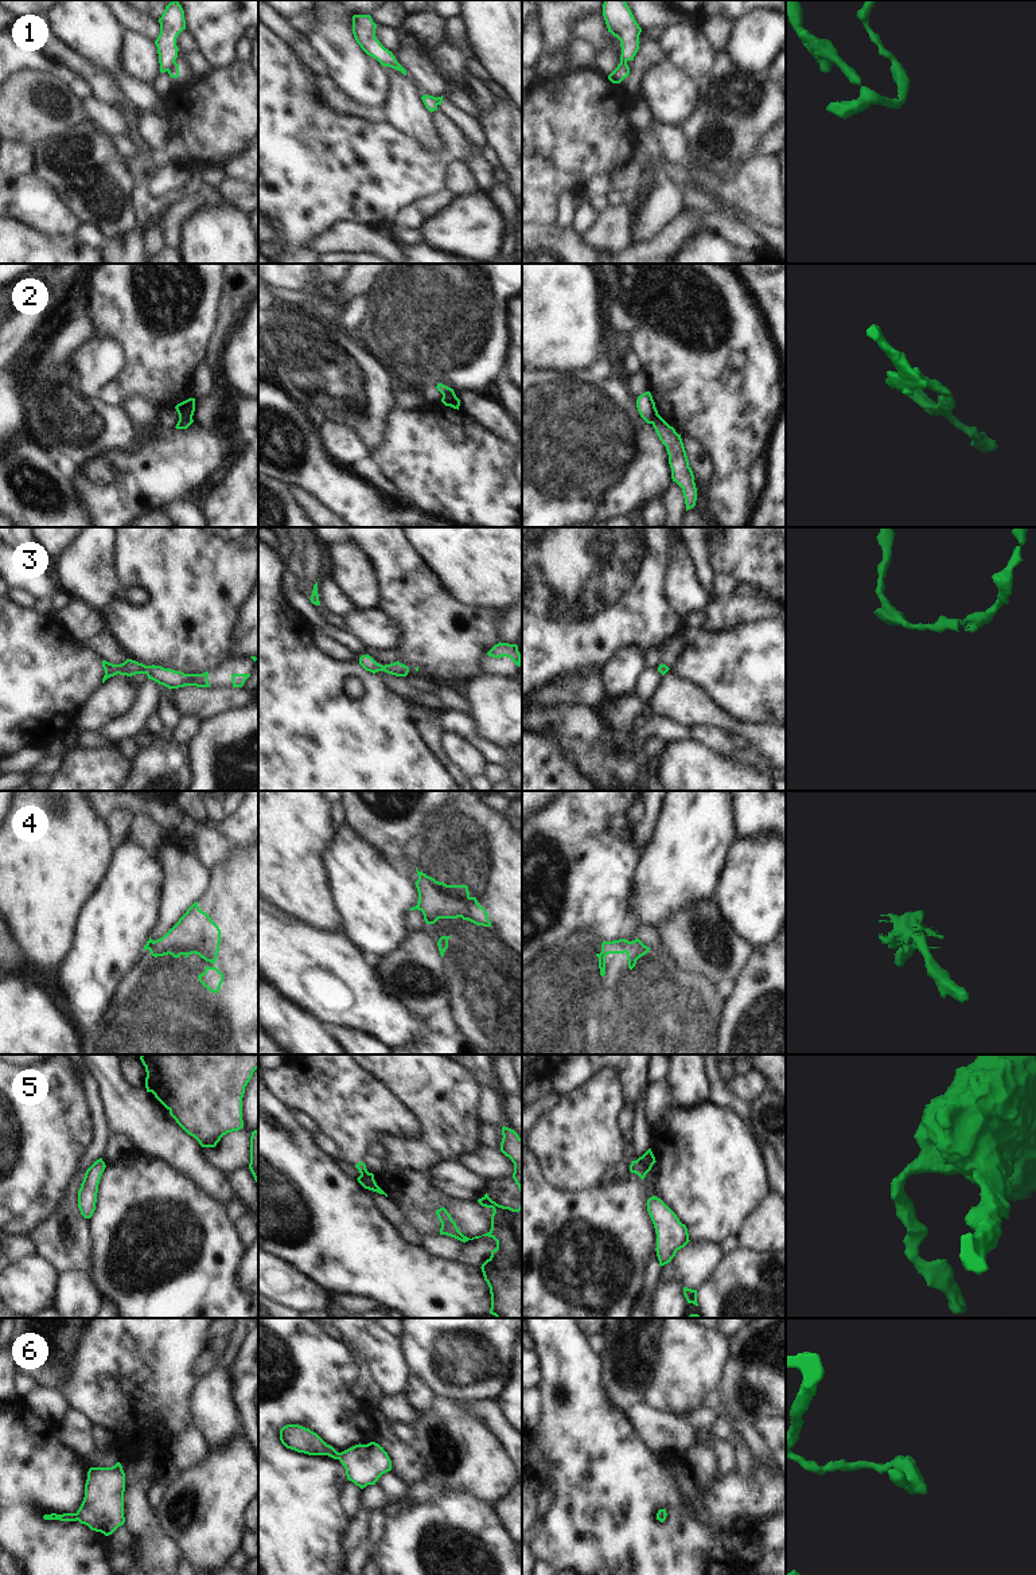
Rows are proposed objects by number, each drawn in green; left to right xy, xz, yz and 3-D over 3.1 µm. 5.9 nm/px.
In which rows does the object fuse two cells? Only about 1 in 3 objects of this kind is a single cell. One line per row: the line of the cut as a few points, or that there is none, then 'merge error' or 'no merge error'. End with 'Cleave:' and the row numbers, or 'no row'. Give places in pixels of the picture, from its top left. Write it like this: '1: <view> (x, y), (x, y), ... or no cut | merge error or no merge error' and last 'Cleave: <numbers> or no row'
1: xy (175, 62), (167, 70) | merge error
2: xy (191, 416), (179, 418) | merge error
3: no cut | no merge error
4: xy (154, 942), (148, 948) | merge error
5: yz (637, 1160), (647, 1172) | merge error
6: no cut | no merge error
Cleave: 1, 2, 4, 5

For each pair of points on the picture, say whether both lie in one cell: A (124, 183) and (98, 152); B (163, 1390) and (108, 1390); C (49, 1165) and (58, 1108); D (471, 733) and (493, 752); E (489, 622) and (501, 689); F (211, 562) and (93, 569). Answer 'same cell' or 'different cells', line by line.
A: same cell
B: same cell
C: same cell
D: same cell
E: different cells
F: different cells

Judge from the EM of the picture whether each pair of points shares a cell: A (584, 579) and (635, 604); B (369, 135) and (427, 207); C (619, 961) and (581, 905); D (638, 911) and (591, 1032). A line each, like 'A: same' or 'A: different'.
A: same
B: different
C: different
D: different

